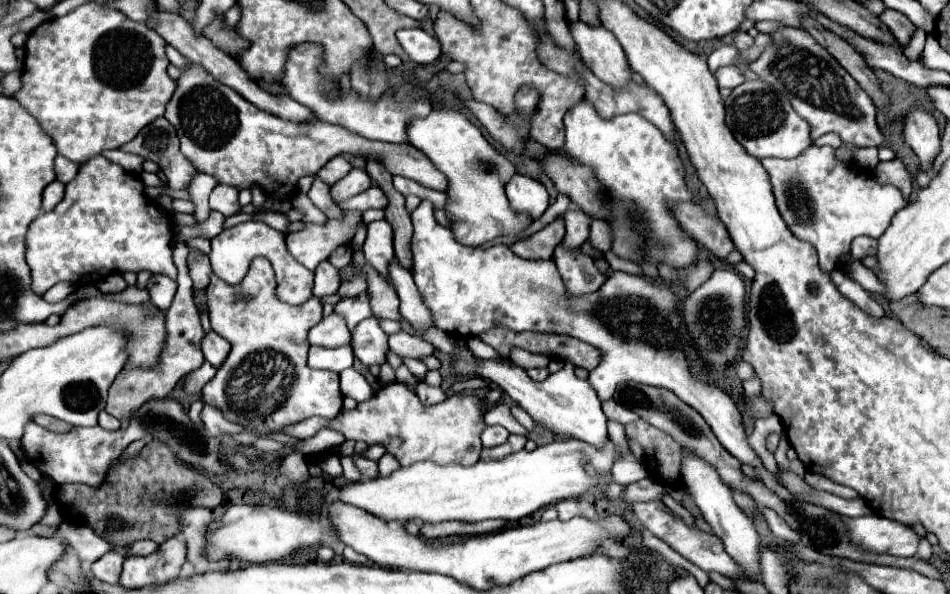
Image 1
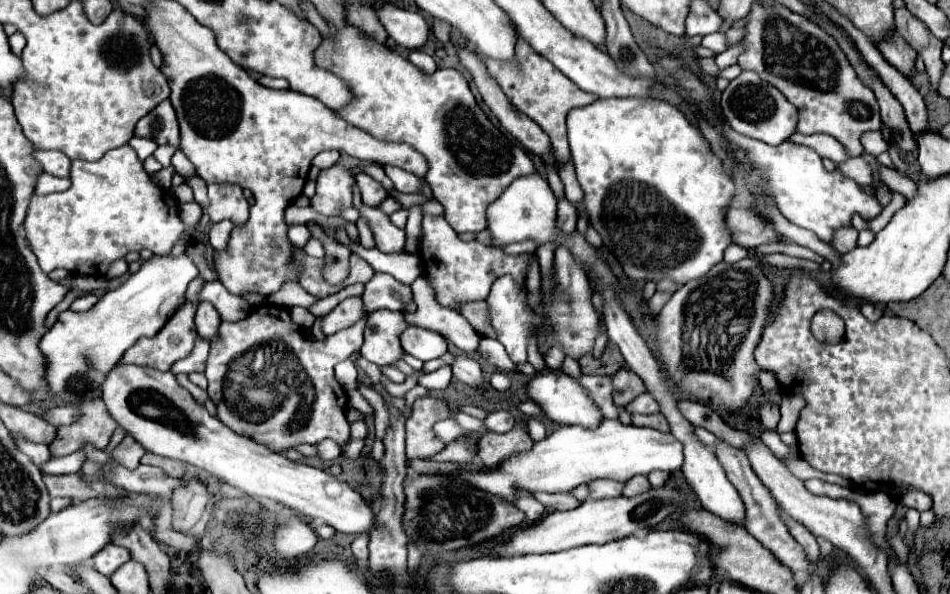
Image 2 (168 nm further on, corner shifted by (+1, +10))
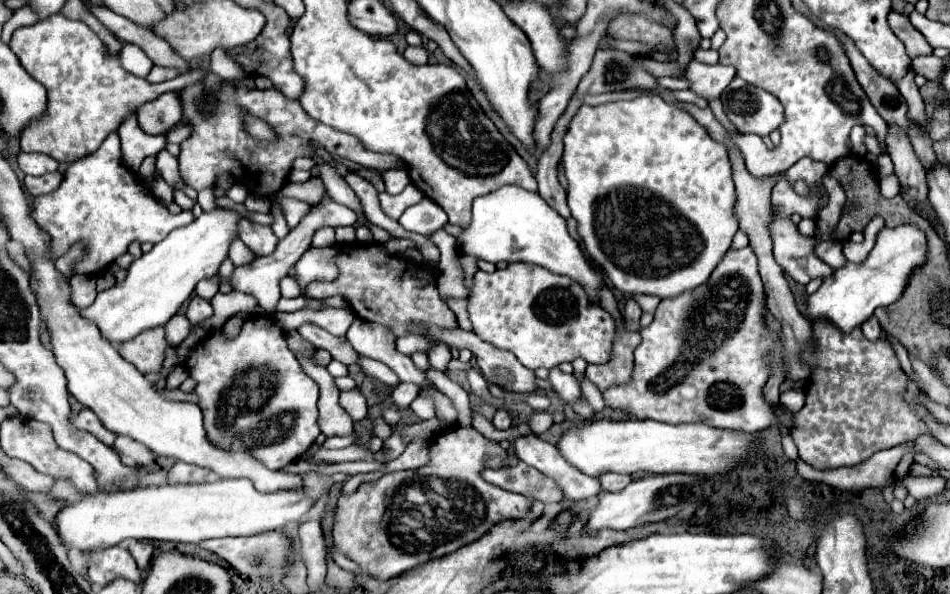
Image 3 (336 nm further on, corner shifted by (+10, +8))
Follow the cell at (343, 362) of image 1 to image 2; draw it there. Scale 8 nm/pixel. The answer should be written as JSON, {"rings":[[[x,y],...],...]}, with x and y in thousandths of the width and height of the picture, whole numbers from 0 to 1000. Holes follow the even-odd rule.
{"rings":[[[362,606],[358,613],[354,613],[354,640],[364,653],[364,657],[373,657],[377,653],[377,623],[373,616],[371,606]]]}

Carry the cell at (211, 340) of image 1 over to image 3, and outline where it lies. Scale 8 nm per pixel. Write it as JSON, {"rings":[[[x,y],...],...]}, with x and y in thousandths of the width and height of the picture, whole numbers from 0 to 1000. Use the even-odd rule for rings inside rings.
{"rings":[[[203,498],[203,502],[201,502],[201,508],[199,508],[199,515],[197,515],[197,525],[195,525],[197,539],[199,539],[203,549],[205,549],[205,545],[212,545],[212,542],[218,539],[222,529],[224,529],[222,512],[220,512],[218,505],[209,502],[209,498]]]}

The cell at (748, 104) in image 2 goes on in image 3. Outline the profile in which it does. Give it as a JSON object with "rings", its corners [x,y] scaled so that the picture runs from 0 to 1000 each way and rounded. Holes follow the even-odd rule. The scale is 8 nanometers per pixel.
{"rings":[[[776,128],[761,152],[759,172],[767,205],[780,226],[797,226],[803,232],[818,219],[826,202],[824,178],[814,158],[795,148]]]}

